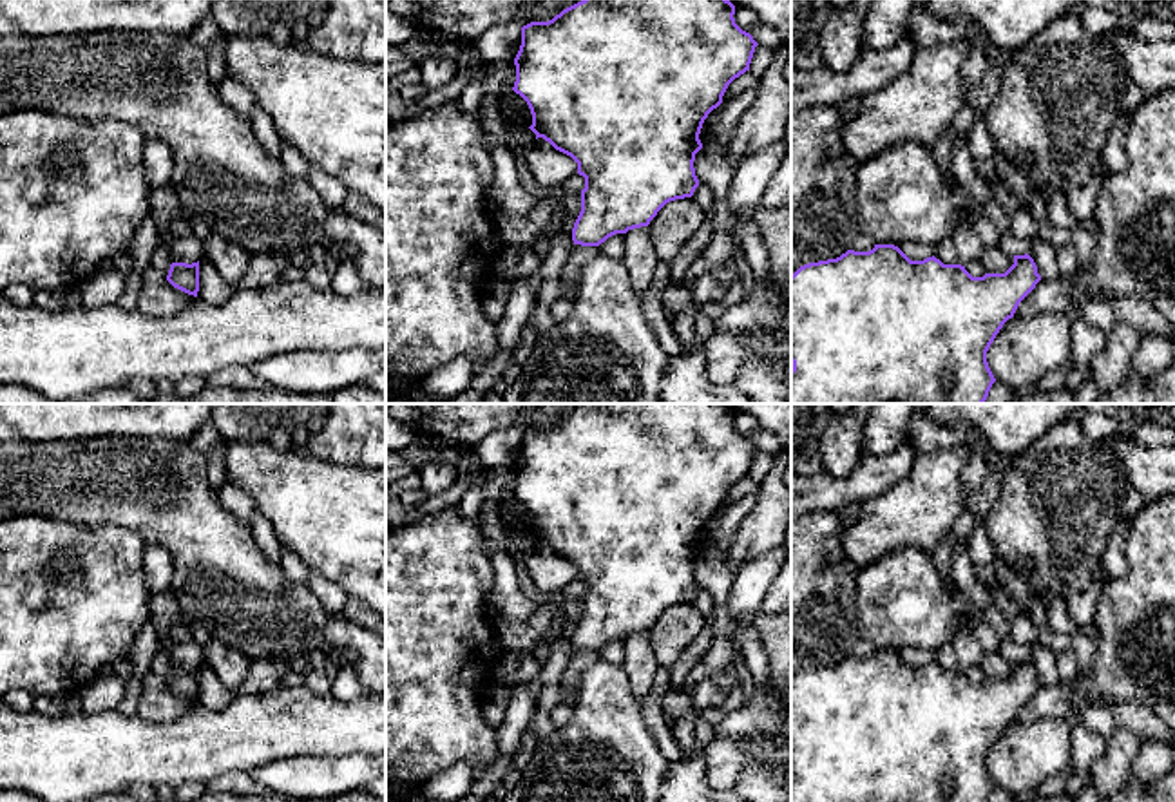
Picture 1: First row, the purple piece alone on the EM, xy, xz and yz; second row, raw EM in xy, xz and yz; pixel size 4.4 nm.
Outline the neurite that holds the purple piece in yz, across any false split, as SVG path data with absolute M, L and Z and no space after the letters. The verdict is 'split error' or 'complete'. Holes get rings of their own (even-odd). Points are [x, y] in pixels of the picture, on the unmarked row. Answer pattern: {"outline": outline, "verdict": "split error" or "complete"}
{"outline": "M874 650L869 657L847 655L836 664L804 670L791 681L791 802L989 802L996 784L989 773L987 757L1039 686L1041 681L1028 659L1014 661L1014 670L1005 679L985 679L983 683L972 683L961 670L943 670L934 661L911 666L894 650Z", "verdict": "complete"}

